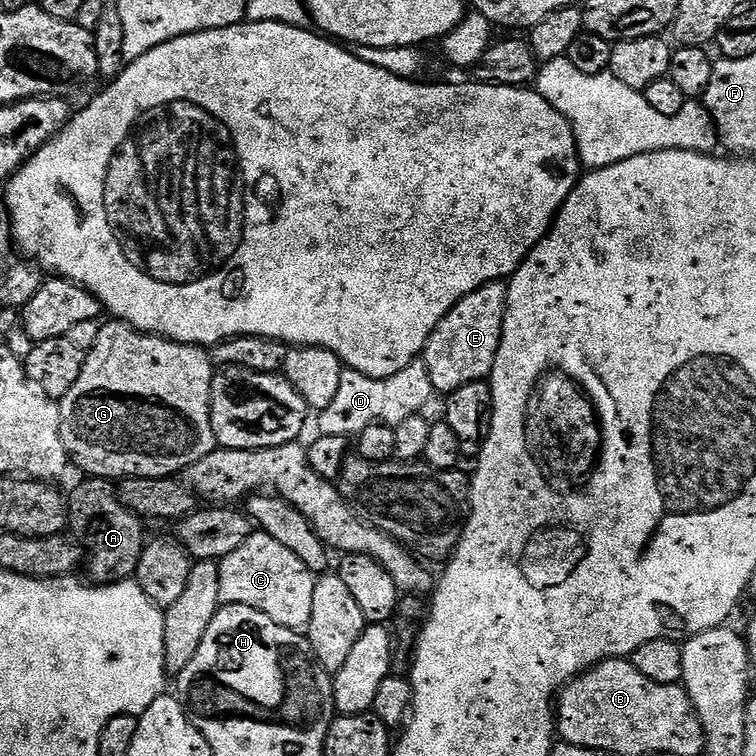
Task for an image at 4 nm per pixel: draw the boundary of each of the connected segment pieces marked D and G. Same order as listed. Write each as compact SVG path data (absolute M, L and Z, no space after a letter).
M417 358L406 370L390 374L390 378L370 378L361 372L345 370L338 395L326 410L315 417L316 432L322 436L338 438L346 436L355 438L366 426L391 424L393 426L406 422L406 418L421 415L424 407L437 395L434 382L430 382L430 370L426 370L423 359Z
M108 326L101 327L98 342L94 342L94 346L84 357L82 374L78 374L78 382L74 382L74 386L70 386L70 390L65 396L59 397L62 442L66 446L71 463L75 467L77 464L84 471L84 474L89 477L103 478L113 482L119 482L129 476L134 478L162 478L163 476L172 478L177 474L183 473L194 462L206 458L206 454L216 451L218 445L214 434L214 426L212 425L212 378L214 365L211 355L203 347L177 344L174 340L164 340L157 344L160 345L157 346L156 353L140 352L135 360L132 357L132 340L130 337L124 336L121 338L120 344L116 344L116 340L112 337L112 332L108 329Z

